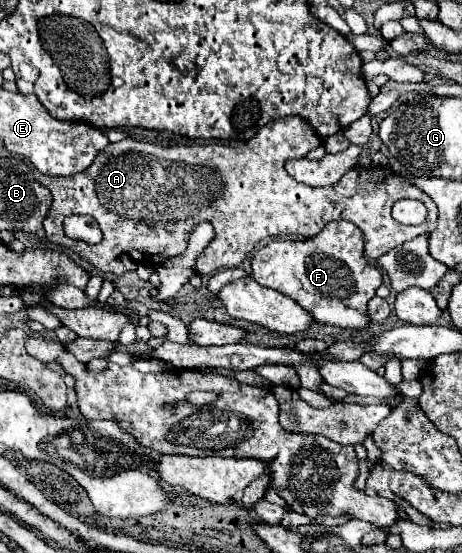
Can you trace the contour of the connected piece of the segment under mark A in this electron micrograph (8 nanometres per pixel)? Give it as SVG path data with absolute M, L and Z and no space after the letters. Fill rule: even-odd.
M290 116L290 118L278 118L278 120L270 122L270 124L266 124L254 138L250 138L248 142L244 142L242 146L236 146L236 148L232 148L232 146L222 146L222 144L206 144L206 146L204 146L204 144L200 144L200 146L160 146L160 144L152 144L152 142L136 142L136 140L132 140L132 138L122 140L122 142L116 142L116 144L108 144L106 150L102 150L102 154L98 154L98 158L92 162L90 170L84 170L82 174L74 174L74 176L66 176L66 178L54 178L54 176L46 176L46 174L40 174L40 172L34 174L36 180L52 192L52 206L50 206L50 212L48 212L48 216L46 216L46 220L44 220L46 238L52 240L52 242L56 242L56 244L62 244L62 246L72 248L72 250L78 252L84 260L90 260L98 270L102 270L103 273L109 273L110 269L116 272L116 260L118 260L120 254L130 254L132 260L136 260L136 262L140 262L140 264L144 264L144 266L152 266L152 268L158 266L160 262L164 262L164 258L180 256L180 254L186 250L188 236L190 236L192 228L194 228L198 222L208 220L208 222L214 224L216 236L214 236L214 240L208 244L208 248L202 252L202 256L198 258L198 262L196 262L196 272L198 272L198 274L216 274L220 268L234 268L234 266L238 266L238 264L254 250L254 246L256 246L260 240L272 240L272 238L276 238L276 236L280 236L280 234L298 234L298 236L304 236L304 238L312 238L312 236L316 236L316 234L318 234L328 222L332 222L332 220L348 220L348 222L354 222L354 224L366 234L366 242L370 244L370 258L374 258L374 260L380 258L382 254L386 254L390 248L402 246L406 240L412 240L412 238L416 238L418 234L430 234L430 232L436 228L436 220L438 220L438 218L436 218L434 200L430 200L430 196L424 194L422 190L418 190L416 186L412 186L412 184L408 184L408 182L402 182L402 178L398 178L400 174L392 172L390 168L382 168L382 166L378 166L378 168L352 168L352 170L348 170L348 172L342 176L342 180L340 180L338 184L334 184L334 186L330 186L330 188L312 188L312 186L306 186L306 184L296 182L294 178L290 178L290 176L286 174L286 170L284 170L286 160L305 157L308 150L317 148L321 144L321 138L318 134L312 132L310 124L306 124L302 118L294 118L294 116ZM208 172L218 174L218 180L222 182L222 184L220 184L220 190L218 190L216 194L212 194L210 200L208 200ZM400 198L420 200L420 202L428 208L428 218L426 218L426 222L420 224L420 226L402 226L402 224L398 224L398 222L390 216L390 210L392 210L392 204L394 204L396 200L400 200ZM70 214L88 214L88 216L92 216L92 218L100 224L100 228L102 228L102 234L104 234L102 242L100 242L100 244L90 245L84 244L84 242L80 242L80 240L68 238L68 236L64 234L64 230L62 230L62 222L64 222L64 218L70 216Z

